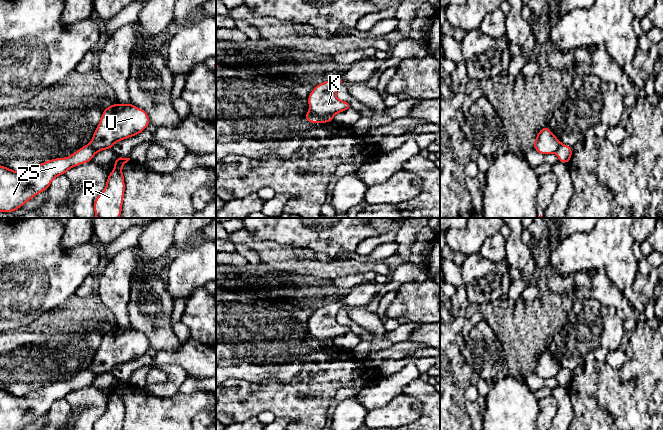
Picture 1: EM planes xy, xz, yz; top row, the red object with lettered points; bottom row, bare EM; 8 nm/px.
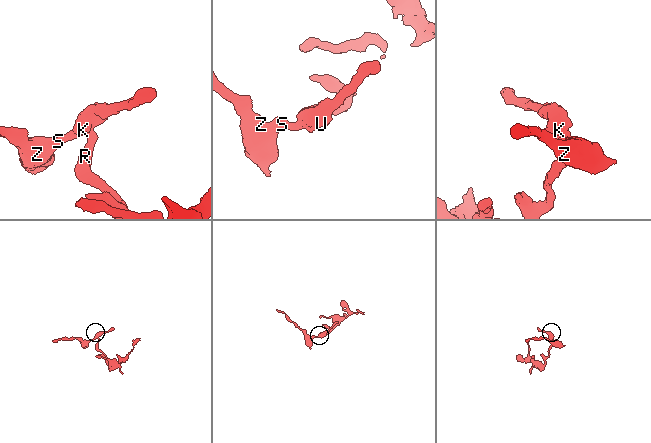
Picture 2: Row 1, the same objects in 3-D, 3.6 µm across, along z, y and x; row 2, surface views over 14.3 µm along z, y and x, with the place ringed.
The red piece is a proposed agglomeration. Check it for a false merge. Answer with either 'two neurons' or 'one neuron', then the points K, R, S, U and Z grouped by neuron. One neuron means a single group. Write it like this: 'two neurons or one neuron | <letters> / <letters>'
two neurons | K R U / S Z

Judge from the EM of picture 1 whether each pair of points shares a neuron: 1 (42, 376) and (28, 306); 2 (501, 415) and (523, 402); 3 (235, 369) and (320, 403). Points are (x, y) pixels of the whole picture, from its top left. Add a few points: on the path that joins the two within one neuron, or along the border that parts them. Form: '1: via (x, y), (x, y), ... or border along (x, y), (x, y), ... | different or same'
1: border along (24, 329), (16, 329), (10, 332) | different
2: via (506, 415), (518, 407) | same
3: border along (239, 380), (261, 382), (275, 378), (286, 383) | different

